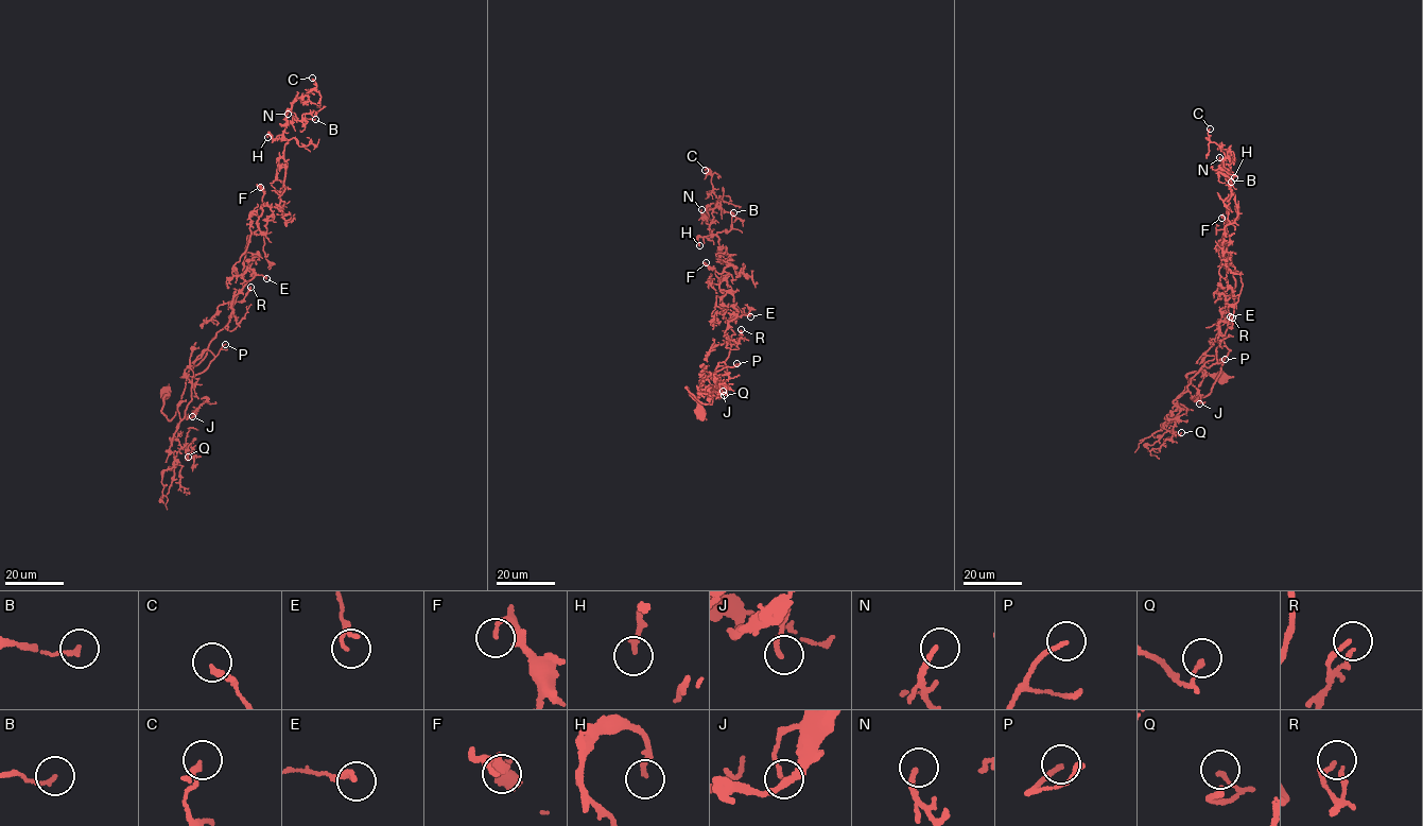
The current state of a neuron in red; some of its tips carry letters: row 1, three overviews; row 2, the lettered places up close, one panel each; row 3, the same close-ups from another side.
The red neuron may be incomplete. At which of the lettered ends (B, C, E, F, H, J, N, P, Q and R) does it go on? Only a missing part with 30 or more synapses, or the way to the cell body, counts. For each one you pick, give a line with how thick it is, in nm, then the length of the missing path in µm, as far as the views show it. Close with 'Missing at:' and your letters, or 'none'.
F: calibre 160 nm; missing 8 µm
N: calibre 170 nm; missing 25 µm
P: calibre 150 nm; missing 30 µm
Missing at: F, N, P

